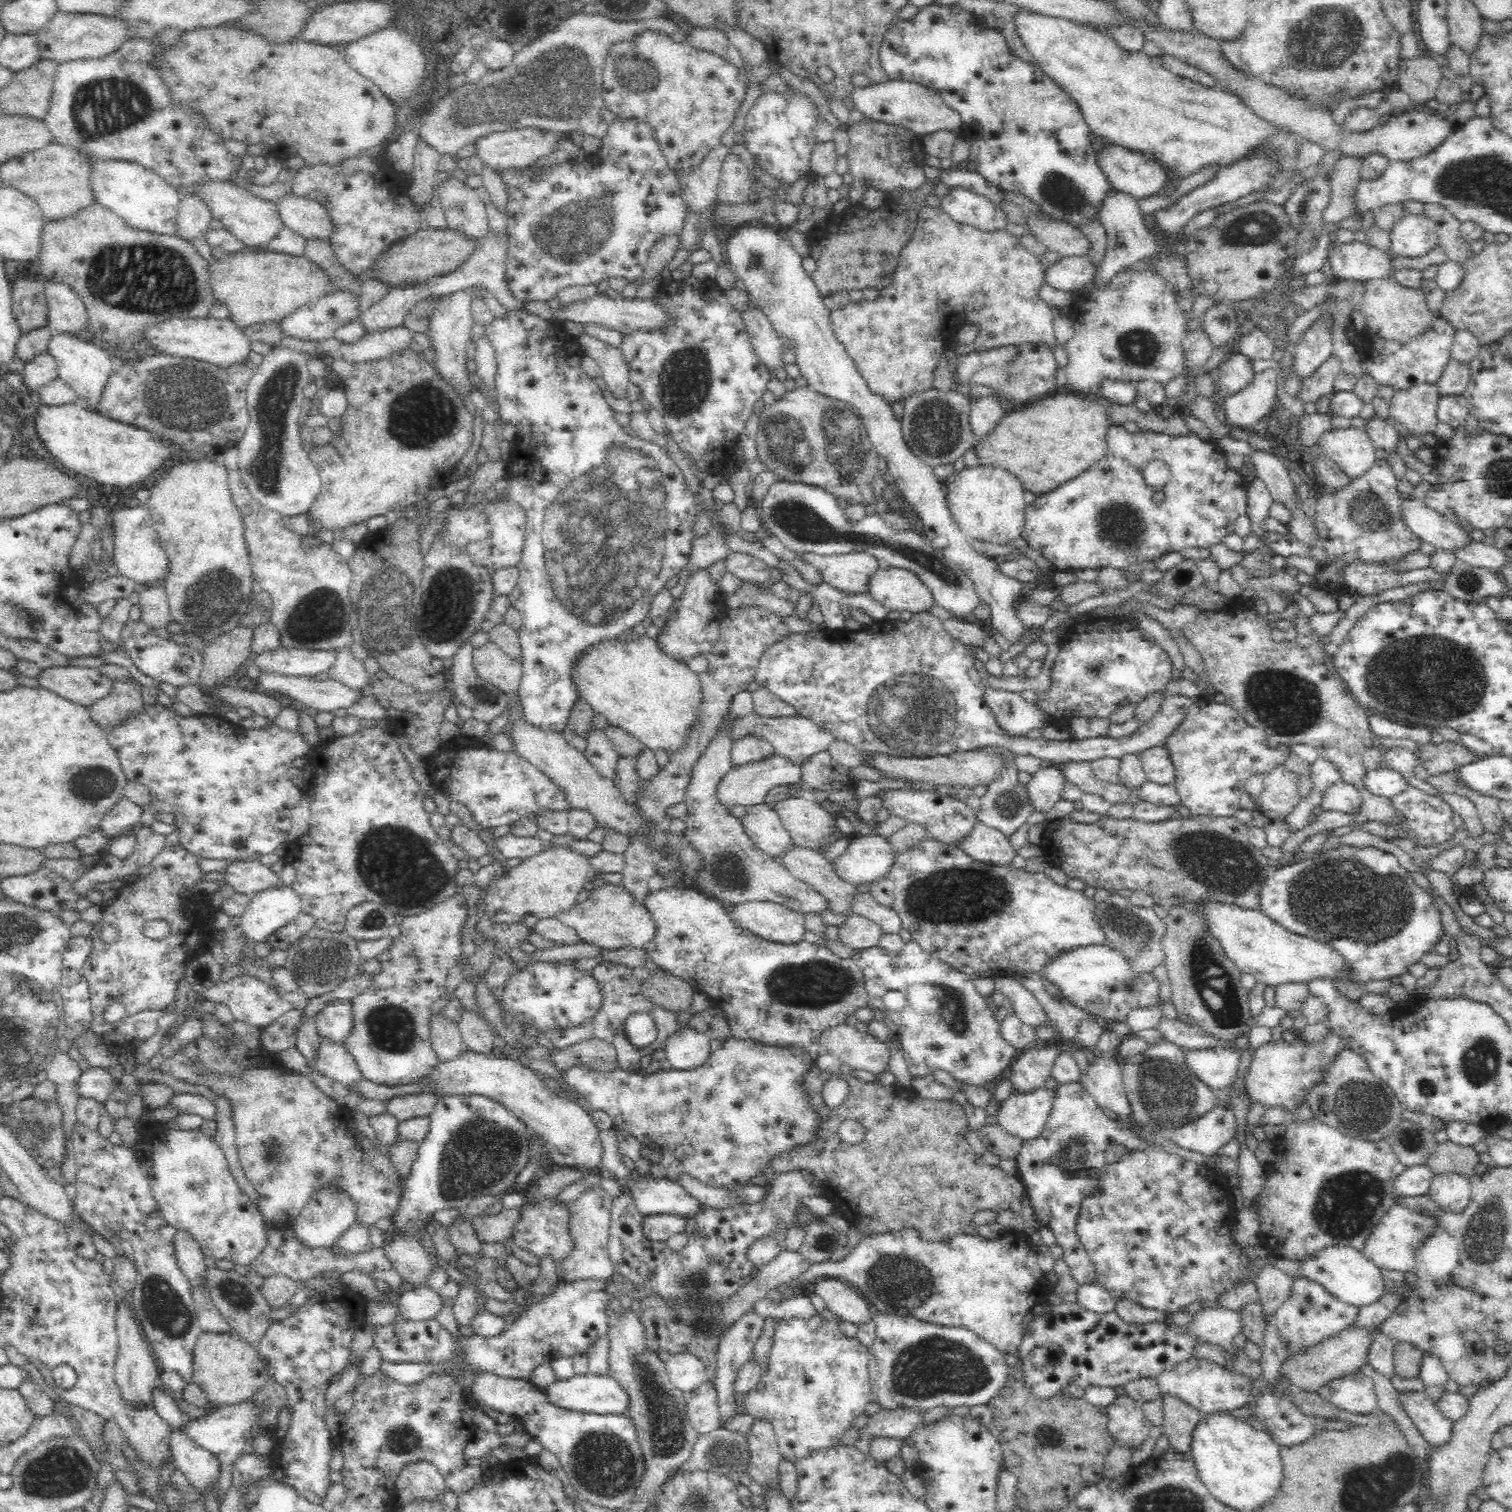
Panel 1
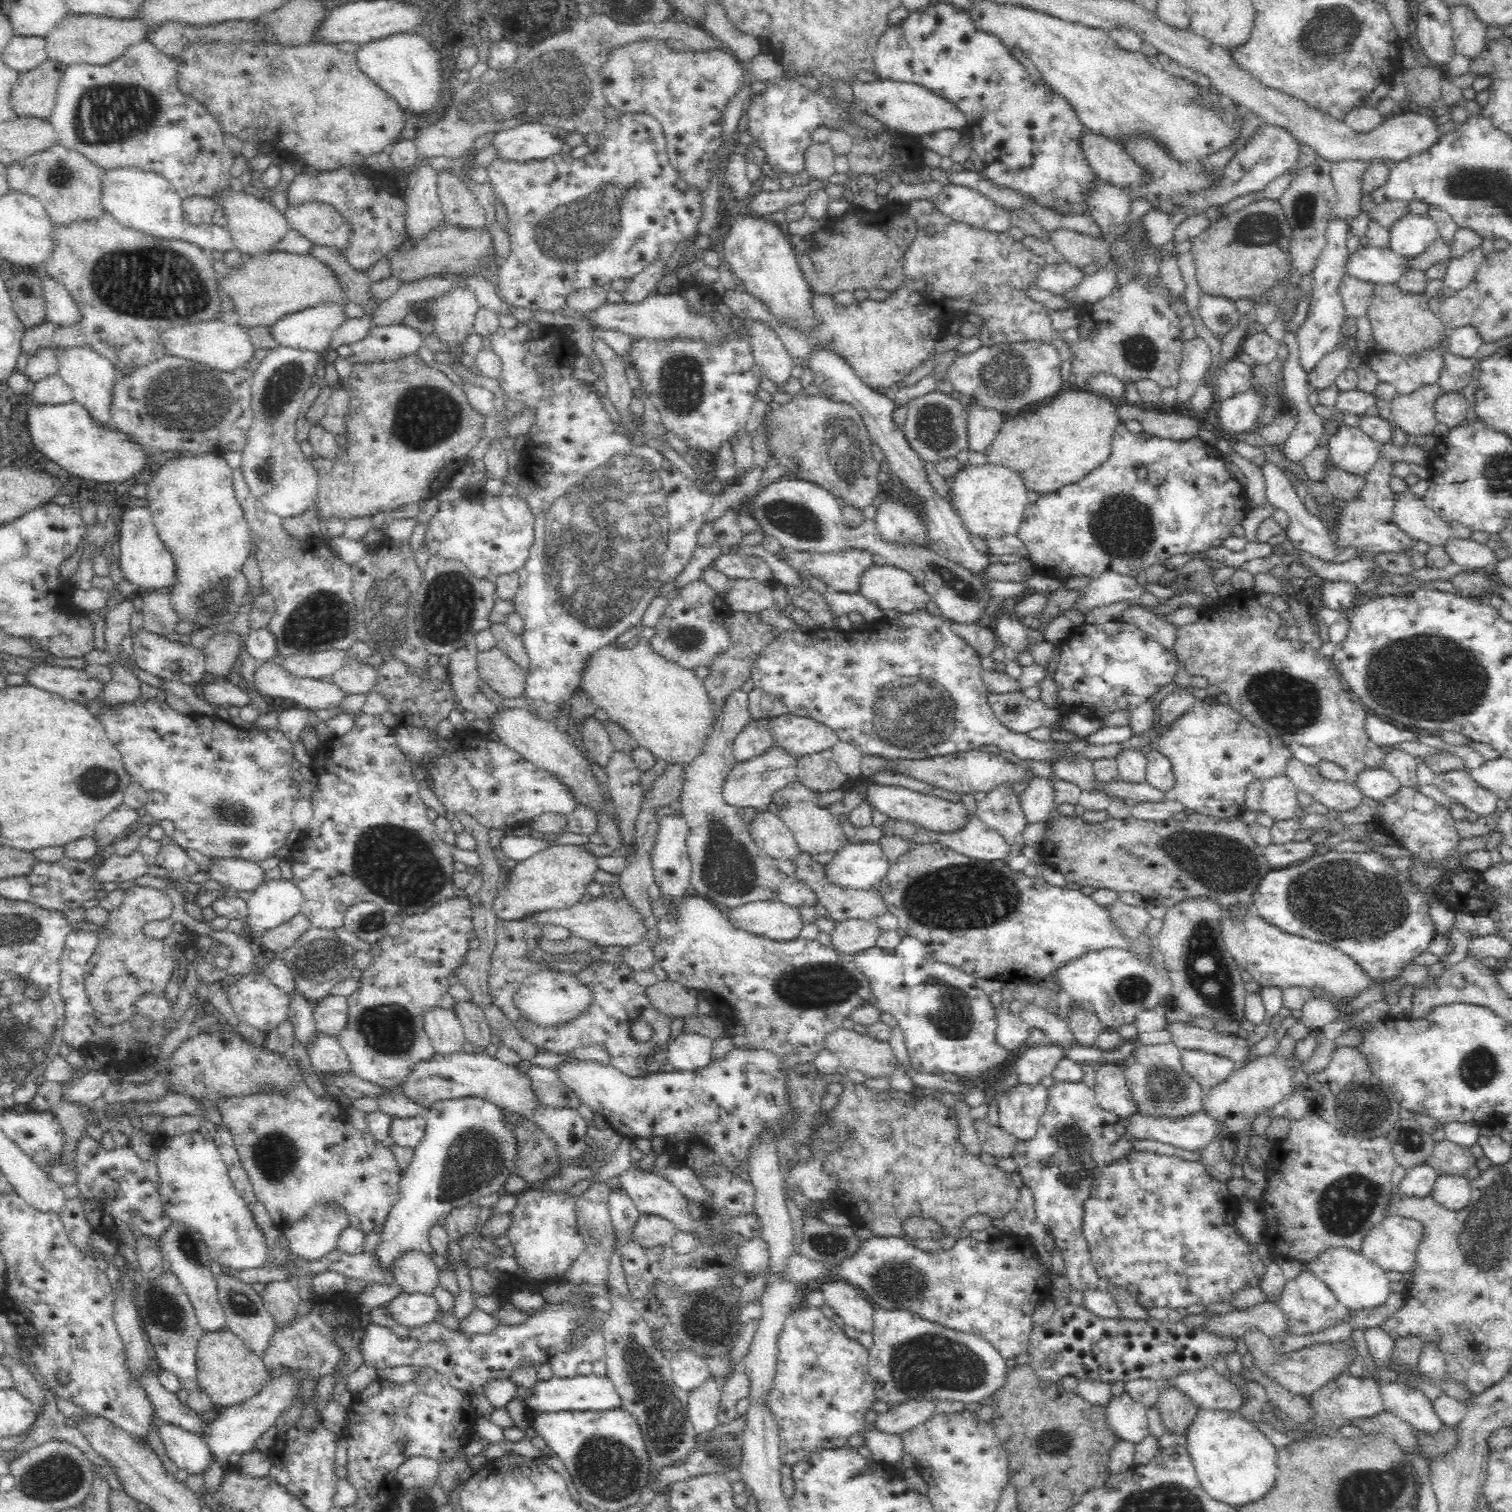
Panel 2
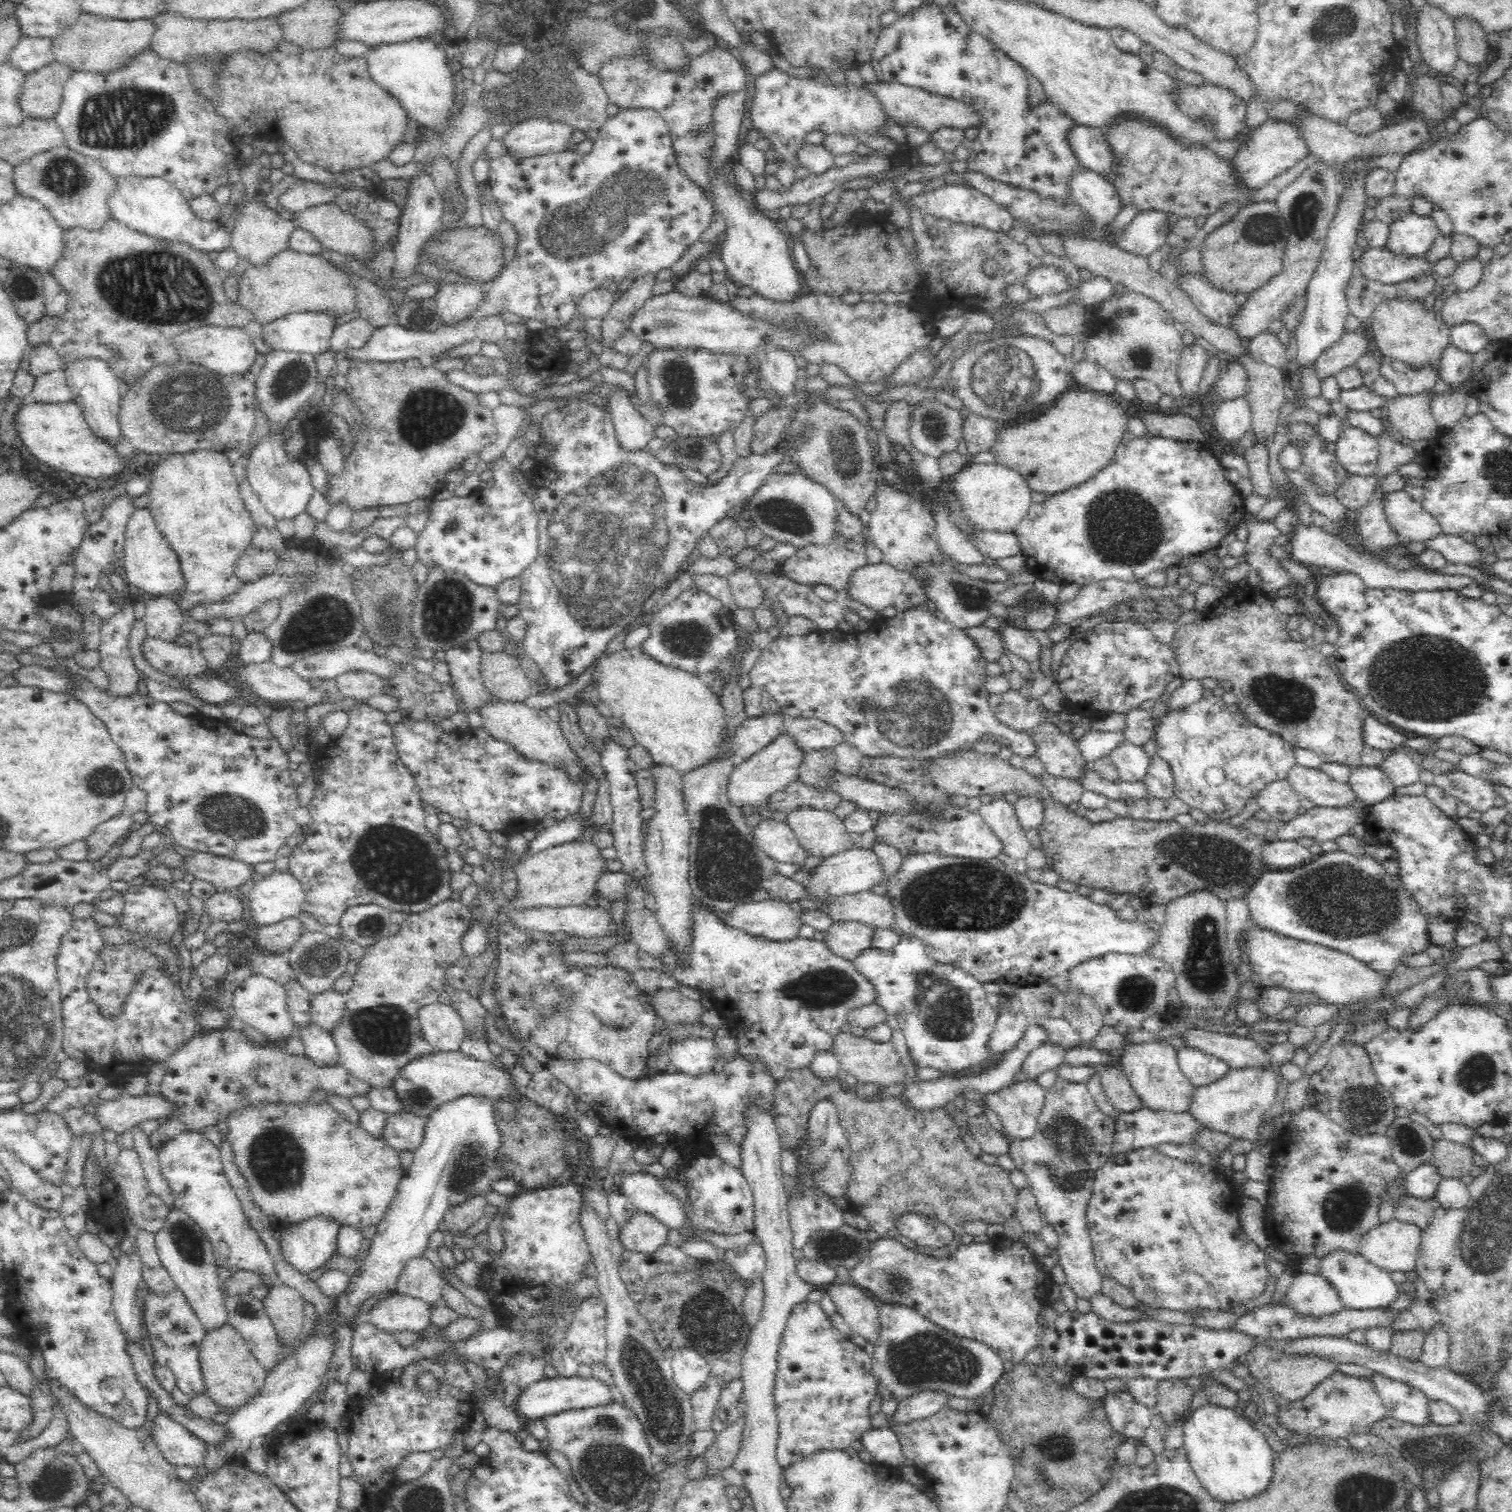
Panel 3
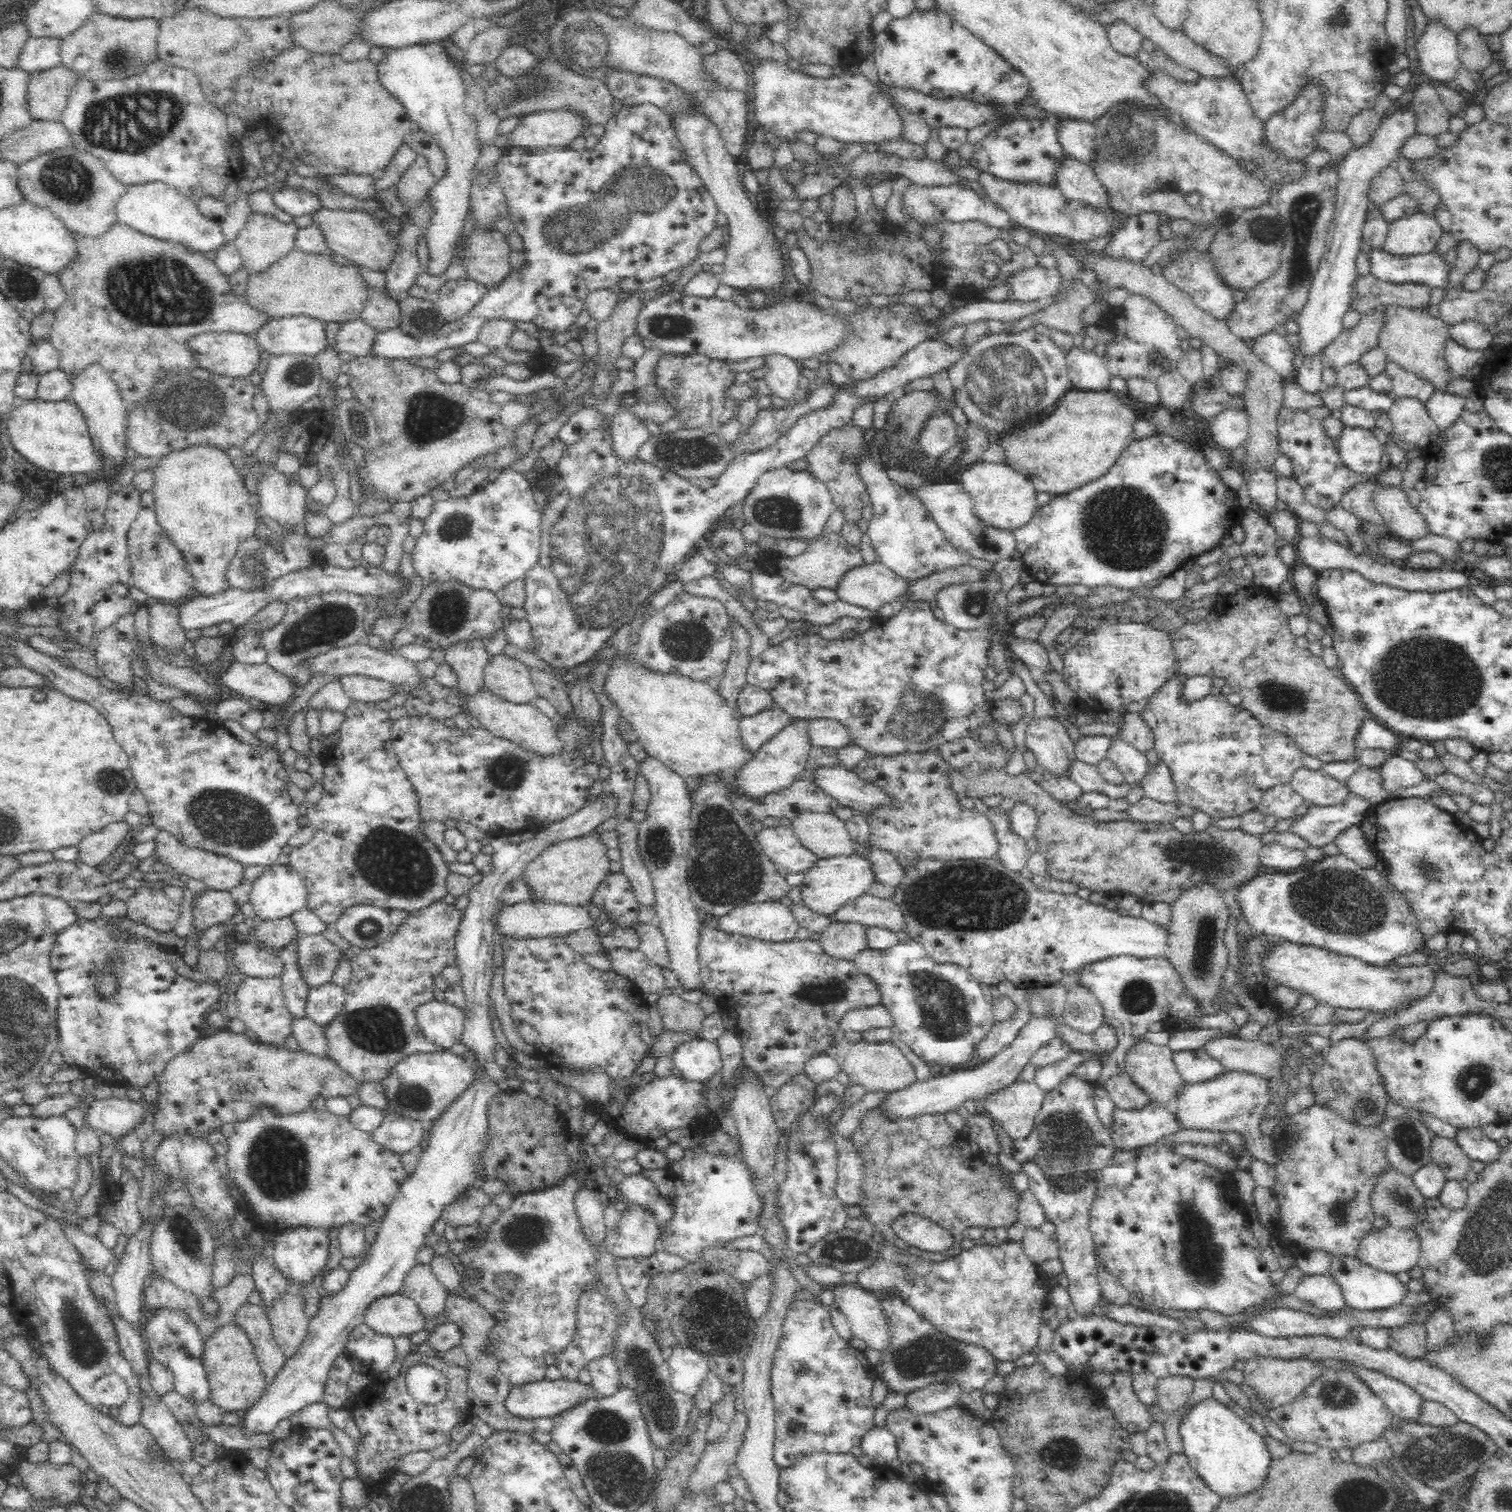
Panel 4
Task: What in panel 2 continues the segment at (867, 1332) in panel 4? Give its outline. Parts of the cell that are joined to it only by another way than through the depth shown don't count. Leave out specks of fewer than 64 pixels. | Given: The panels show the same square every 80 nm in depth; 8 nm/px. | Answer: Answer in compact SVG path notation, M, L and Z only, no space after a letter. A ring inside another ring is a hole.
M847 1281L824 1282L820 1284L820 1292L824 1302L834 1310L834 1314L840 1316L846 1326L853 1327L859 1333L866 1331L872 1333L874 1305L858 1287L854 1287Z

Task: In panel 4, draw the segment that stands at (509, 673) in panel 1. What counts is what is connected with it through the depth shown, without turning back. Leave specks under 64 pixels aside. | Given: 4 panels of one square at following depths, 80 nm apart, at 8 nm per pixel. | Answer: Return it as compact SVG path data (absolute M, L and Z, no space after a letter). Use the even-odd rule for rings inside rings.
M503 653L488 657L483 668L485 690L514 704L526 704L537 697L528 667Z

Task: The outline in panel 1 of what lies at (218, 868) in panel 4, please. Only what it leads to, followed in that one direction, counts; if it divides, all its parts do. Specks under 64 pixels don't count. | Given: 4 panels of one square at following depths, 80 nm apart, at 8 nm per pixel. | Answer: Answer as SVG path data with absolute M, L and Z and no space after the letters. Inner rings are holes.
M232 861L230 866L226 866L224 876L224 882L230 885L234 892L251 896L270 888L287 886L282 882L280 873L275 872L271 867L264 866L259 861Z

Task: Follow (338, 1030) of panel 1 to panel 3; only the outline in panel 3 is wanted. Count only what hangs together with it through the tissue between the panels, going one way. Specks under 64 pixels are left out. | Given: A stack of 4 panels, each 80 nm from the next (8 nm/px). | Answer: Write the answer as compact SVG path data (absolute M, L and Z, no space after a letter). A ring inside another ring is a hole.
M331 989L311 998L310 1016L314 1024L325 1032L331 1032L342 1022L346 1008L346 994Z

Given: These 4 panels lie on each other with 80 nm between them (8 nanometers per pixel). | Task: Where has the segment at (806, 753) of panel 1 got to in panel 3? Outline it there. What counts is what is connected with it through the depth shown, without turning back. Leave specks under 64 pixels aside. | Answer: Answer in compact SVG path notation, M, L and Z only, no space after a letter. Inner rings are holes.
M782 715L780 735L788 737L802 753L816 752L824 748L833 749L844 742L844 737L838 733L838 729L822 720Z

